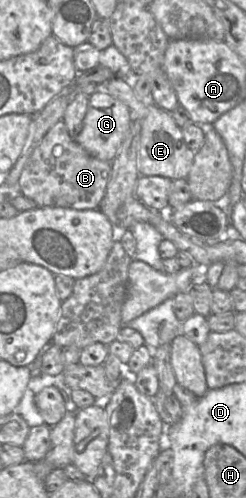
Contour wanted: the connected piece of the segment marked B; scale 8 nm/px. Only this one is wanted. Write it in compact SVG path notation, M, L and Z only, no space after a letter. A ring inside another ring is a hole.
M63 120L57 122L43 137L25 164L18 181L18 191L36 202L38 207L63 207L76 210L99 209L111 177L111 162L91 155L68 133Z

